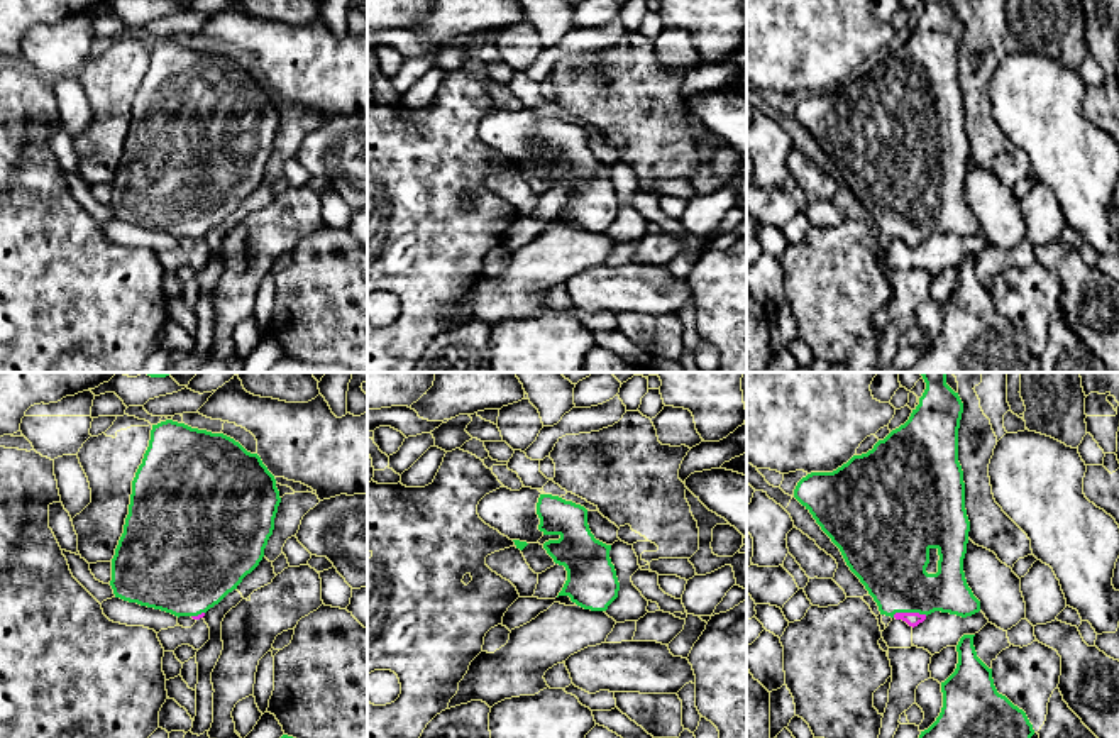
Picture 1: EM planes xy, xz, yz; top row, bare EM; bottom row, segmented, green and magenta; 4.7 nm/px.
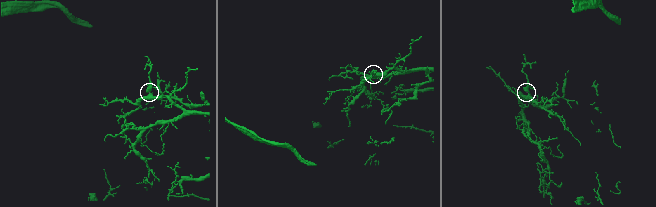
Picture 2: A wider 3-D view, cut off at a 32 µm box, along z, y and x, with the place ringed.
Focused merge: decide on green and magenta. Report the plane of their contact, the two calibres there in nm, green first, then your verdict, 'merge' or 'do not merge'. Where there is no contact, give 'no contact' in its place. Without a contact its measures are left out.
meets green in yz; 340 nm thick on the green side, 70 nm on the other; merge

